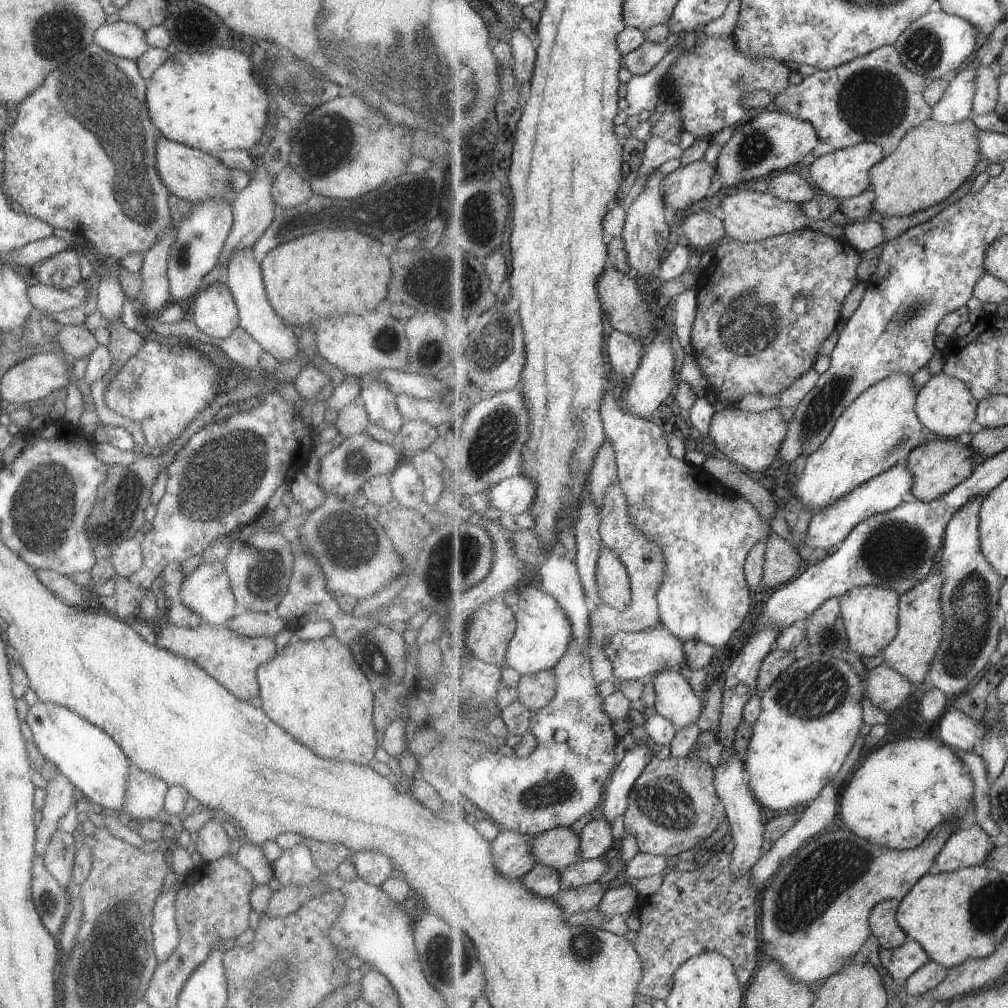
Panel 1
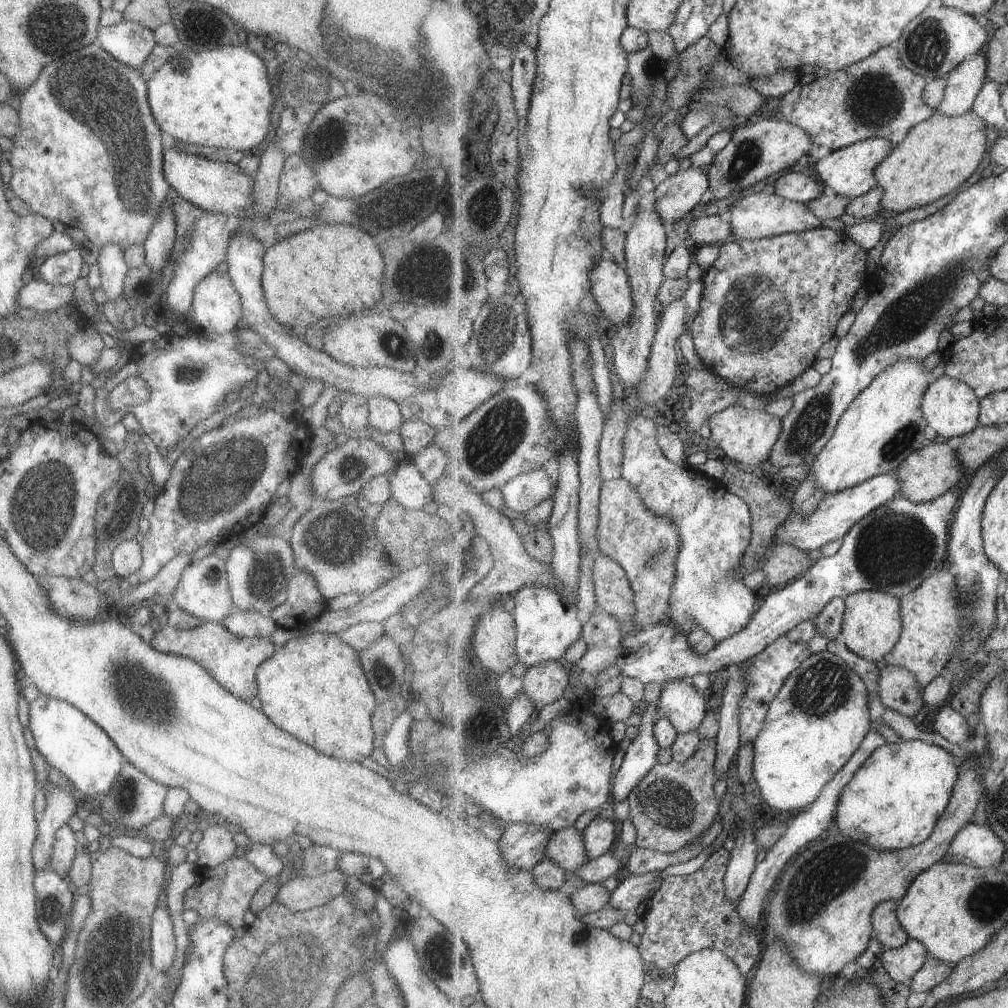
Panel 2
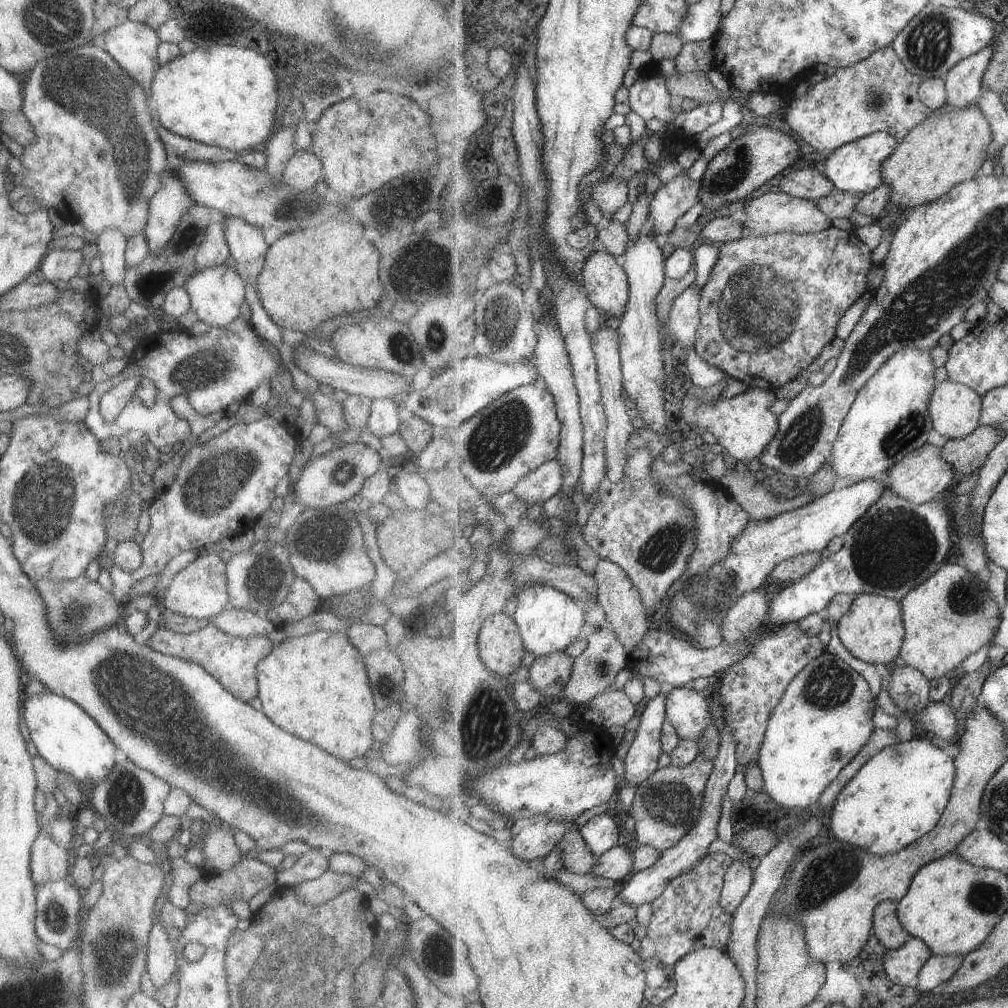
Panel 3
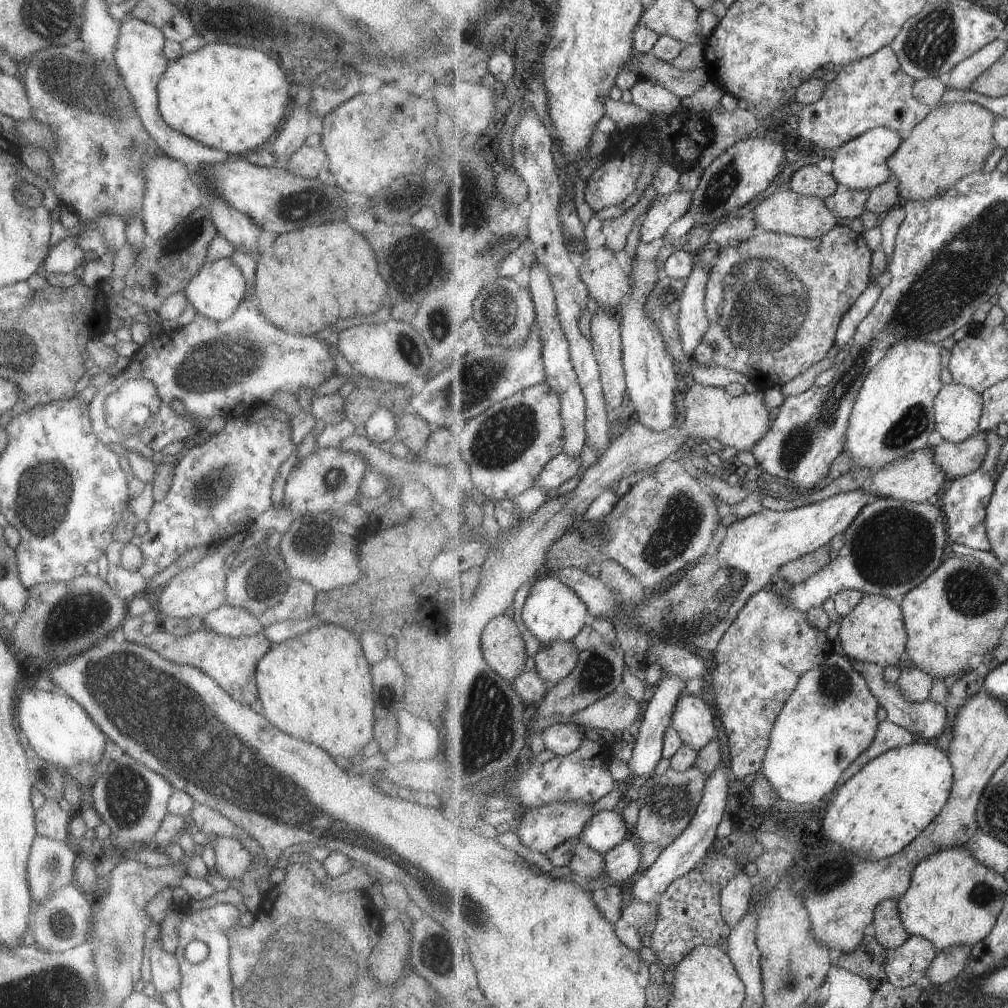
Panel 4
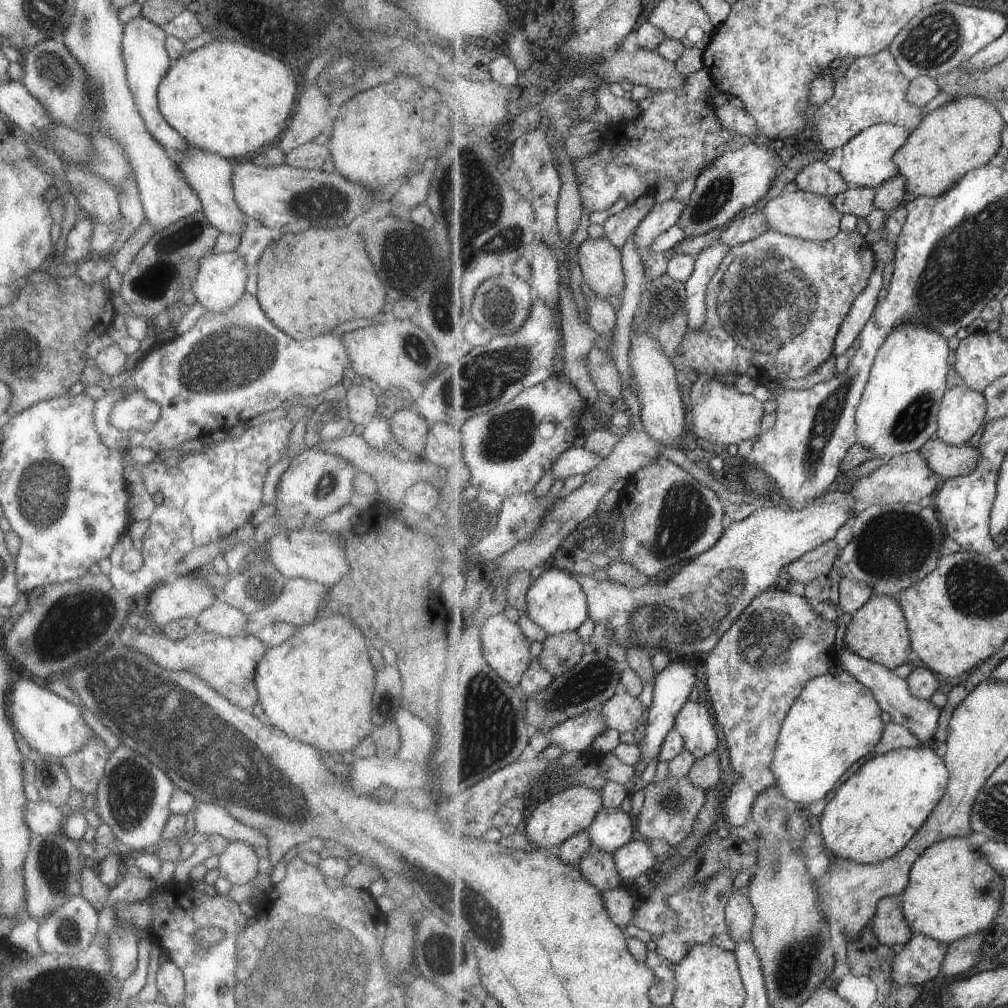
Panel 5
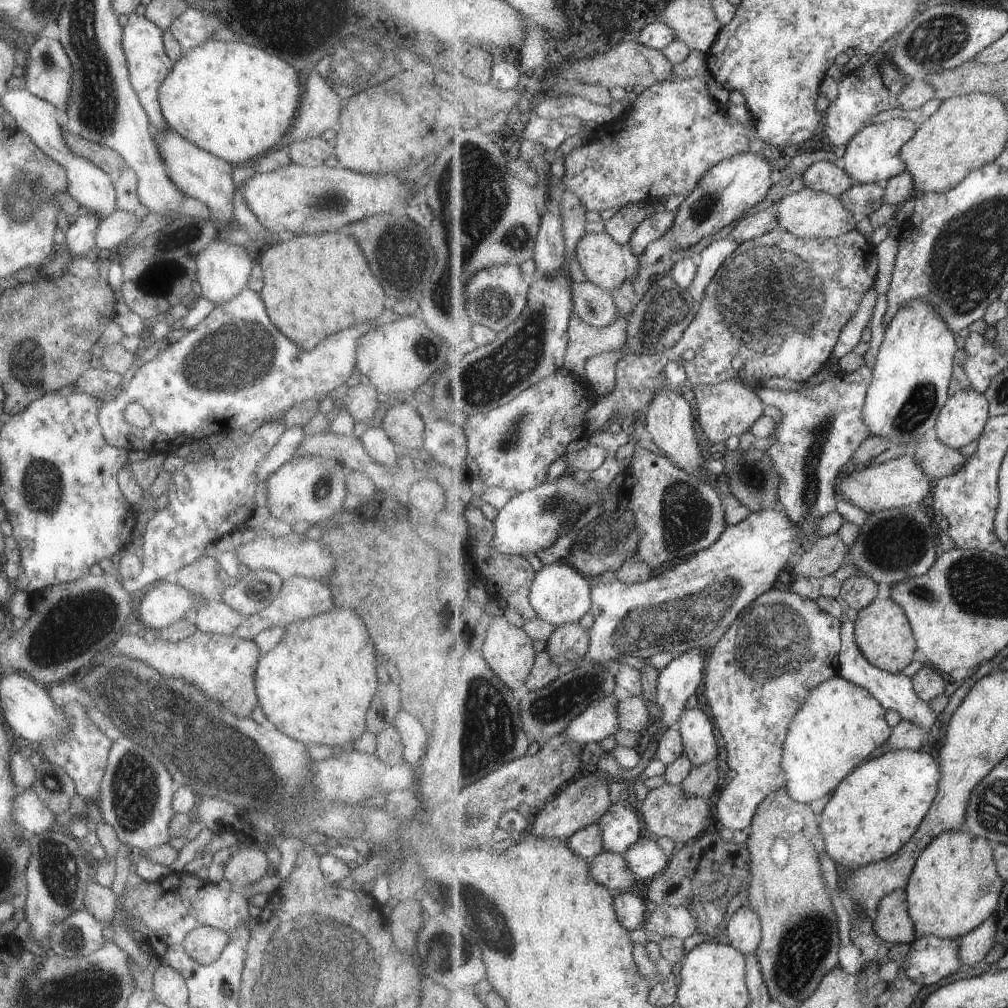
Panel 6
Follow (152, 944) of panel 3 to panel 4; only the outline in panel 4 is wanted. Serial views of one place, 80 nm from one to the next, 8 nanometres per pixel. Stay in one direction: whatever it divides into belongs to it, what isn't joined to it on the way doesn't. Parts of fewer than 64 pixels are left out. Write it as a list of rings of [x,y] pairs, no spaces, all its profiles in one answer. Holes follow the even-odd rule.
[[[162,948],[149,949],[150,982],[155,992],[164,995],[169,991],[176,991],[180,985],[178,962],[174,954],[168,954]]]

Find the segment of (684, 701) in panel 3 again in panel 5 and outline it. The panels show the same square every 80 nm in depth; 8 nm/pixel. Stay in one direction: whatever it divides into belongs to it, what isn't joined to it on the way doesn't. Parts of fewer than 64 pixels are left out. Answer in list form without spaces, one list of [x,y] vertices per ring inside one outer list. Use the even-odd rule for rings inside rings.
[[[687,702],[680,710],[676,729],[683,735],[684,748],[701,761],[717,750],[719,736],[711,712],[697,702]]]

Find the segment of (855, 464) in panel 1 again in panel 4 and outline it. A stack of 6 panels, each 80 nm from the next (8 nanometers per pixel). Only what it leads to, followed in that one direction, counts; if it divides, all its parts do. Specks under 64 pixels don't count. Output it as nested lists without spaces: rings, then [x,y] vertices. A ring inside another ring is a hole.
[[[920,336],[907,337],[887,349],[885,356],[873,368],[861,388],[850,417],[848,444],[845,453],[852,456],[857,466],[870,468],[873,474],[886,464],[906,454],[929,446],[929,436],[936,430],[936,400],[945,384],[942,380],[943,350],[941,344],[926,341]]]

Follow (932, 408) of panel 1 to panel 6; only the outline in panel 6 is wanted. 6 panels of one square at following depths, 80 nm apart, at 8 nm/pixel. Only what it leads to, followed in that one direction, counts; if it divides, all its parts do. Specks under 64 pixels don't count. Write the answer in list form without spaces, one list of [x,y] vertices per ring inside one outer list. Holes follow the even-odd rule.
[[[975,389],[954,394],[937,419],[932,437],[955,450],[979,441],[991,418],[989,399]]]

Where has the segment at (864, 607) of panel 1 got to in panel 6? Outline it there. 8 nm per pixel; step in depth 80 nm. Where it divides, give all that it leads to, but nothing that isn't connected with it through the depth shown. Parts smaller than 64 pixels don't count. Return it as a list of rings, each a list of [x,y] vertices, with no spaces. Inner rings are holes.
[[[892,597],[875,599],[867,608],[858,611],[856,618],[856,639],[861,652],[877,668],[900,673],[913,662],[918,646],[908,614]]]

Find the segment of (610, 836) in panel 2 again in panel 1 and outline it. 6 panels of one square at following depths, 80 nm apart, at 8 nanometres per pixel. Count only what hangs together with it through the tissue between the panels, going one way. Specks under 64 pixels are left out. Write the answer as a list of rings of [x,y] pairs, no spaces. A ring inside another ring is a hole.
[[[595,818],[580,832],[581,856],[585,860],[609,856],[615,849],[617,840],[613,836],[613,826],[605,819]]]

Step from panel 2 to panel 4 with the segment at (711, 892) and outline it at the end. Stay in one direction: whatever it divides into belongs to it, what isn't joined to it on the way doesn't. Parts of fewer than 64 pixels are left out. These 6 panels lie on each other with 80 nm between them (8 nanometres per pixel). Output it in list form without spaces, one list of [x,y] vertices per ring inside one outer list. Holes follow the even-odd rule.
[[[712,853],[711,857],[707,856],[693,871],[672,882],[660,896],[657,906],[660,908],[660,919],[655,923],[651,934],[650,948],[667,971],[678,965],[698,946],[718,946],[728,950],[732,928],[724,919],[722,894],[725,886],[743,868],[744,866],[733,857],[717,857]]]

